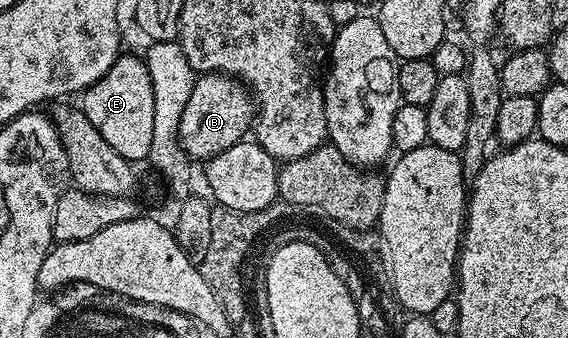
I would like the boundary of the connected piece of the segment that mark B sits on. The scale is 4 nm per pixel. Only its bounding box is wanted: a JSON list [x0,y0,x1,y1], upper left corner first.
[179,74,255,160]

